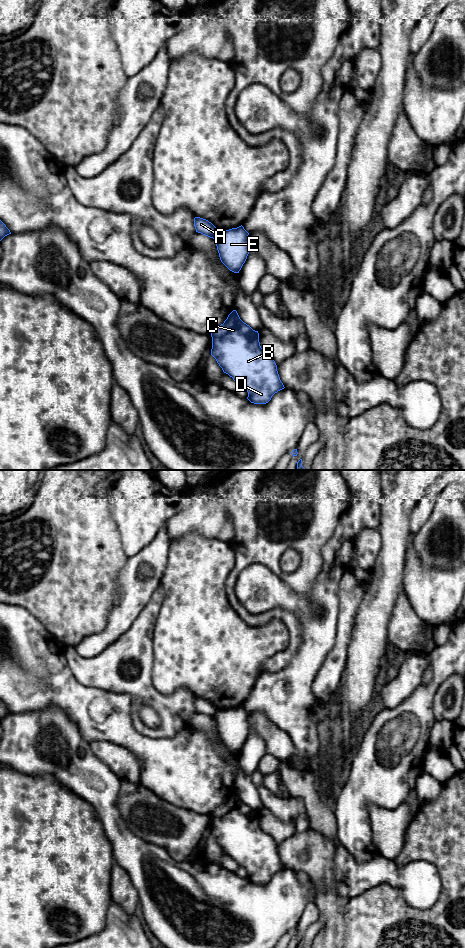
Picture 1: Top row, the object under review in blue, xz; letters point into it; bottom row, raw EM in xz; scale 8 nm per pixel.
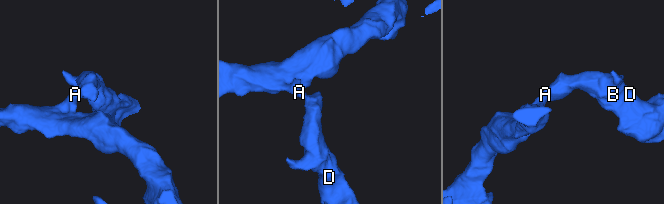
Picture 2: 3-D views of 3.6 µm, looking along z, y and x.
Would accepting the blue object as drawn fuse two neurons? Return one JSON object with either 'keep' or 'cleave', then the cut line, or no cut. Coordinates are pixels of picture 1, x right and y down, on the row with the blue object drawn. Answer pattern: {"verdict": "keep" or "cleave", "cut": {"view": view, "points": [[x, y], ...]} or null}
{"verdict": "cleave", "cut": {"view": "xz", "points": [[217, 230], [211, 237]]}}

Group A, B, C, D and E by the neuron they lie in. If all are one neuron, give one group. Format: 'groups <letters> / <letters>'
groups A / B C D E

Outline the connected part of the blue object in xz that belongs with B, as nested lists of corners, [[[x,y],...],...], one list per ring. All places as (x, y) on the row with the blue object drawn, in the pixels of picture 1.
[[[233,310],[219,327],[211,332],[211,355],[223,372],[248,392],[247,399],[254,404],[266,404],[278,391],[284,389],[274,359],[260,346],[259,333],[244,323]]]

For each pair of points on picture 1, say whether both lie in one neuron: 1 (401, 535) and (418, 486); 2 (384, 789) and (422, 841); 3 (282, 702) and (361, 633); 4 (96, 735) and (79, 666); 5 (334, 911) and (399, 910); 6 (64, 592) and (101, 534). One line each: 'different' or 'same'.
1: same
2: different
3: different
4: different
5: different
6: same

